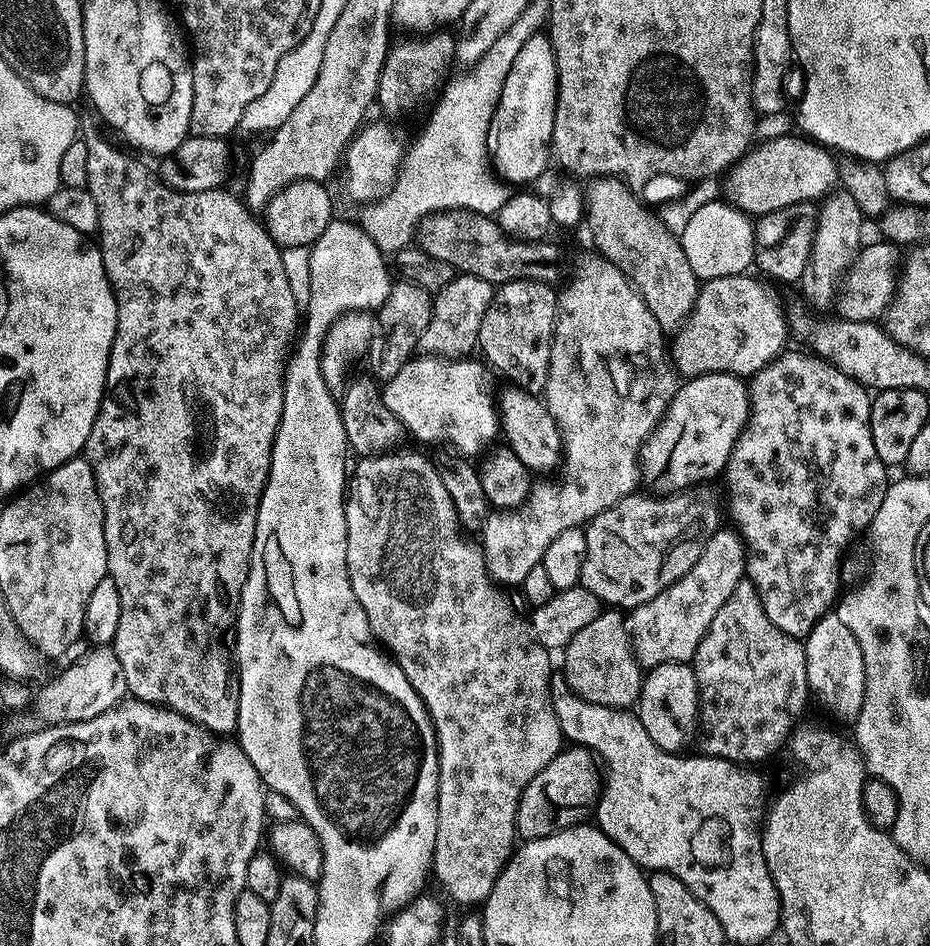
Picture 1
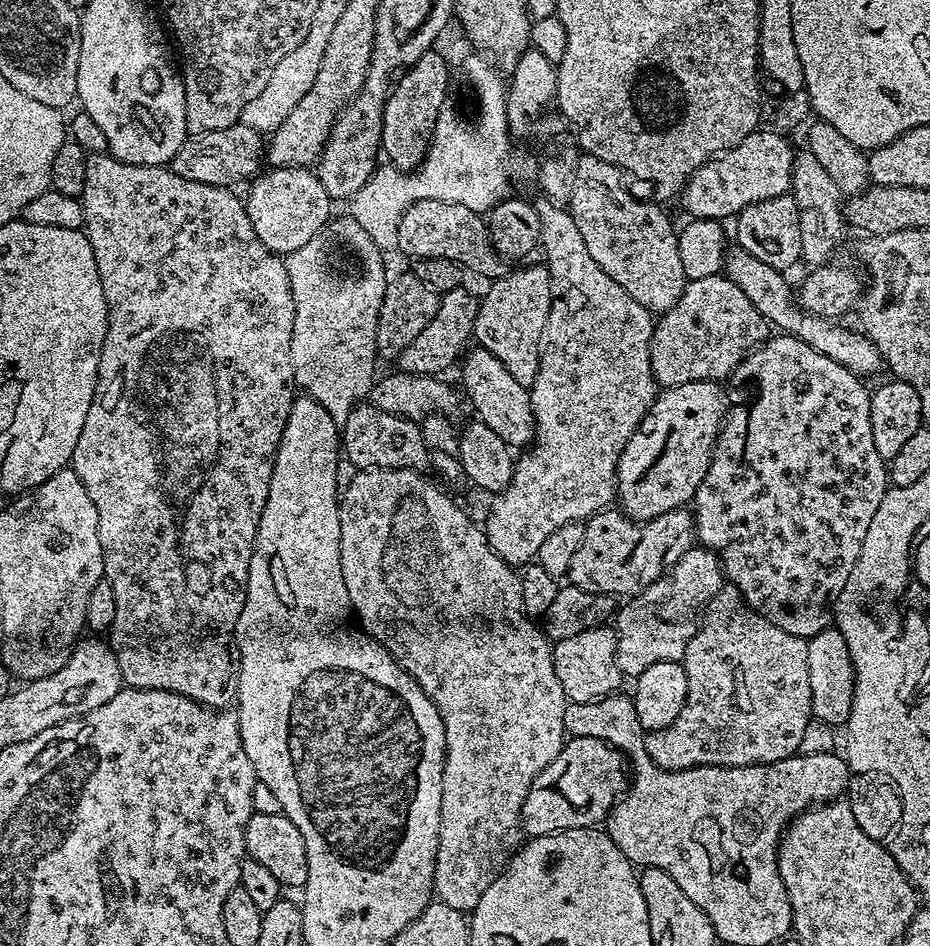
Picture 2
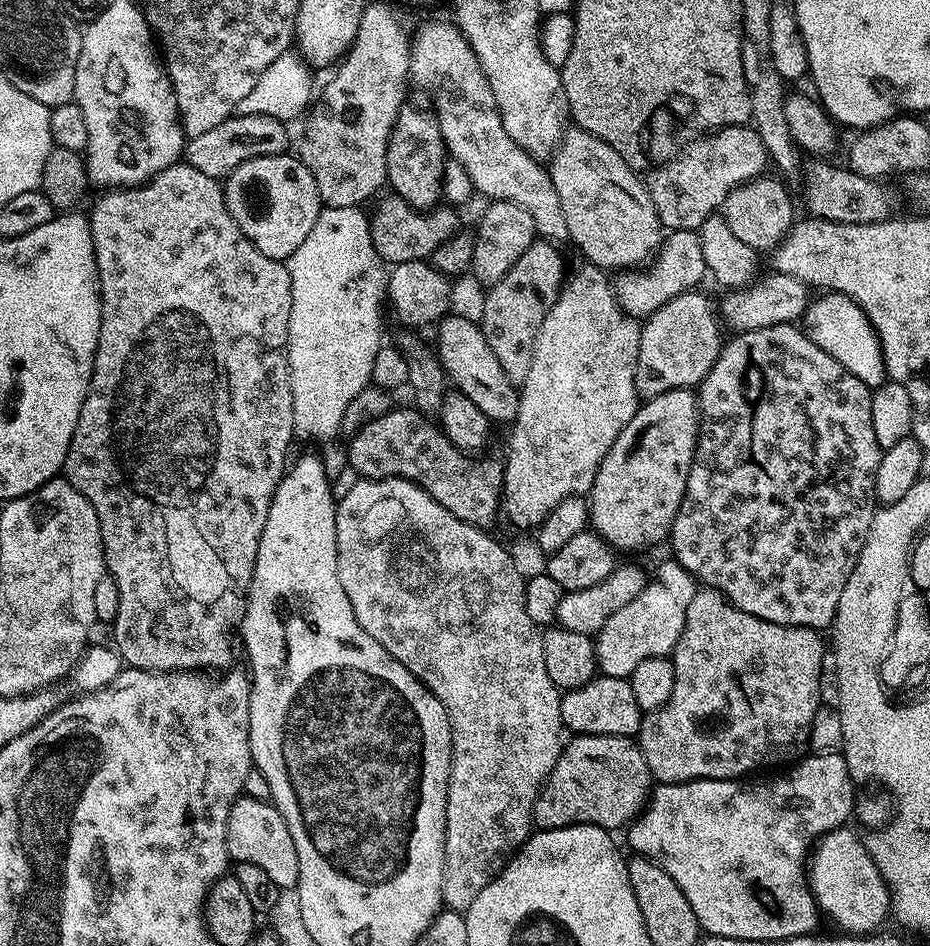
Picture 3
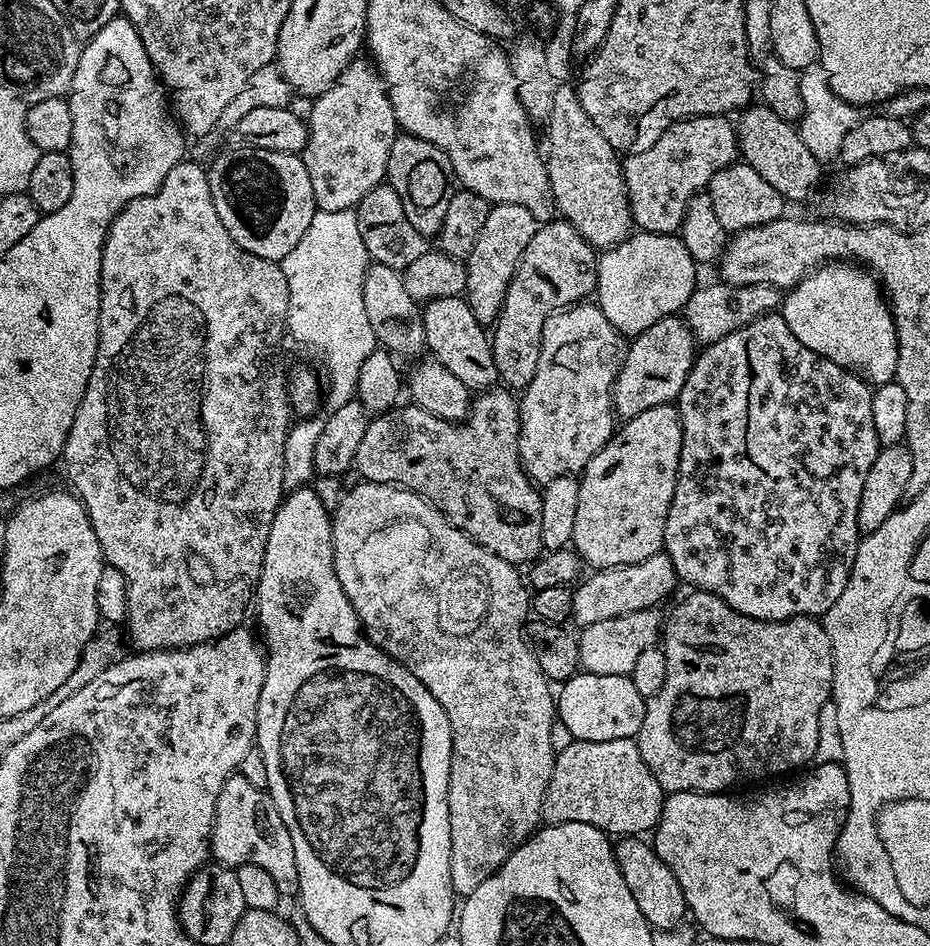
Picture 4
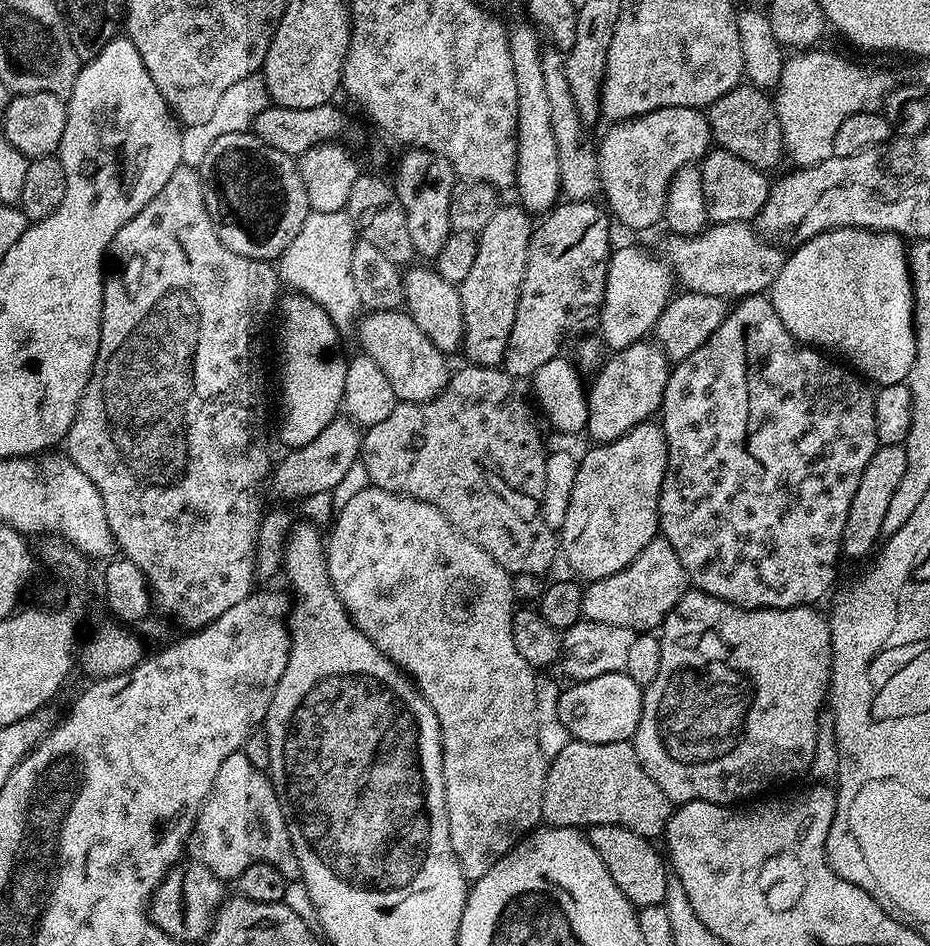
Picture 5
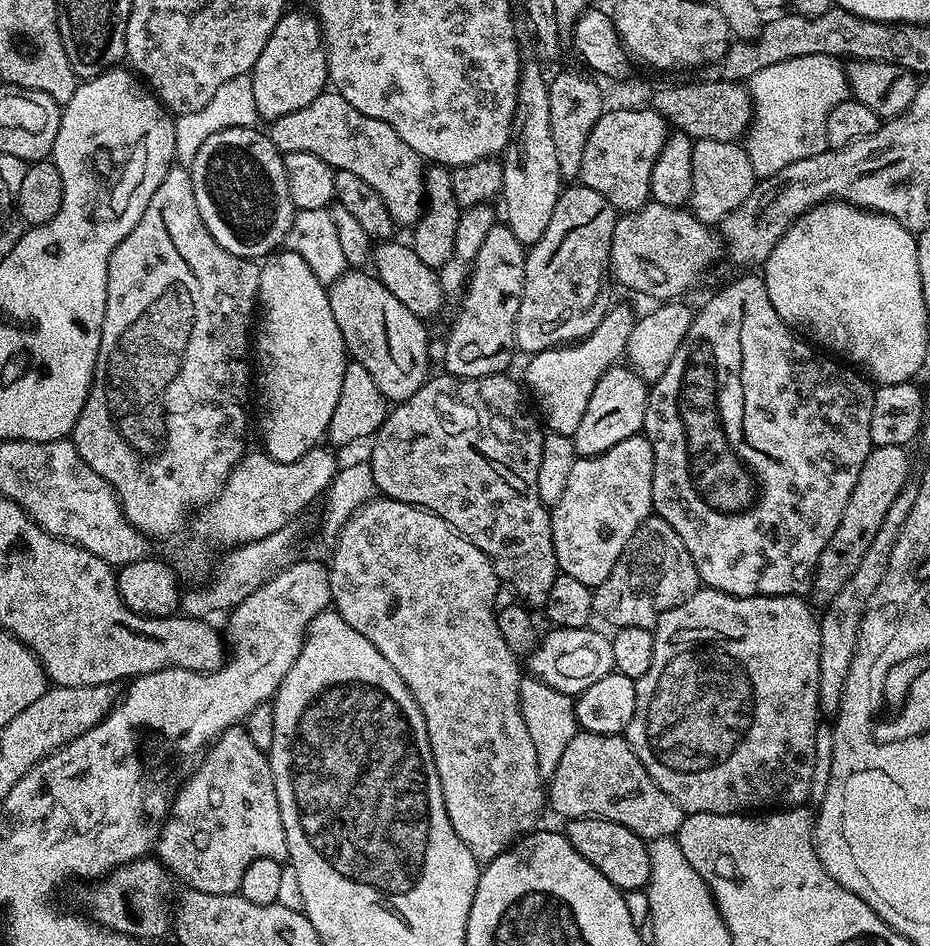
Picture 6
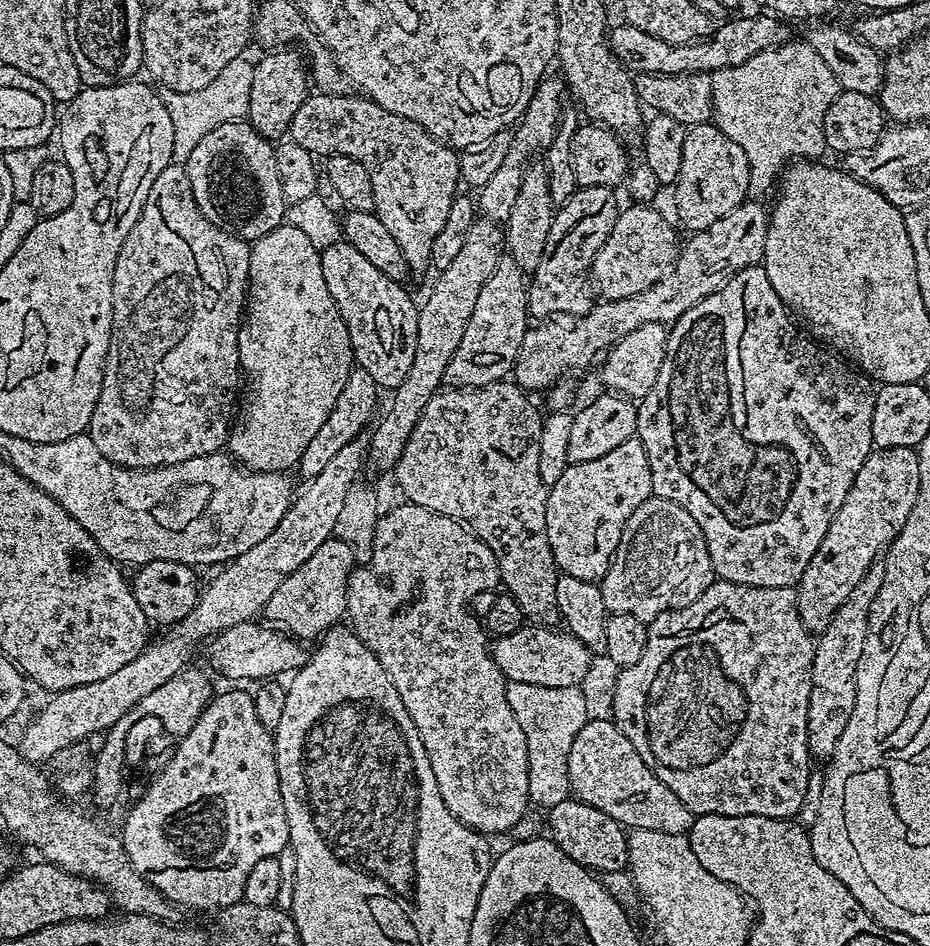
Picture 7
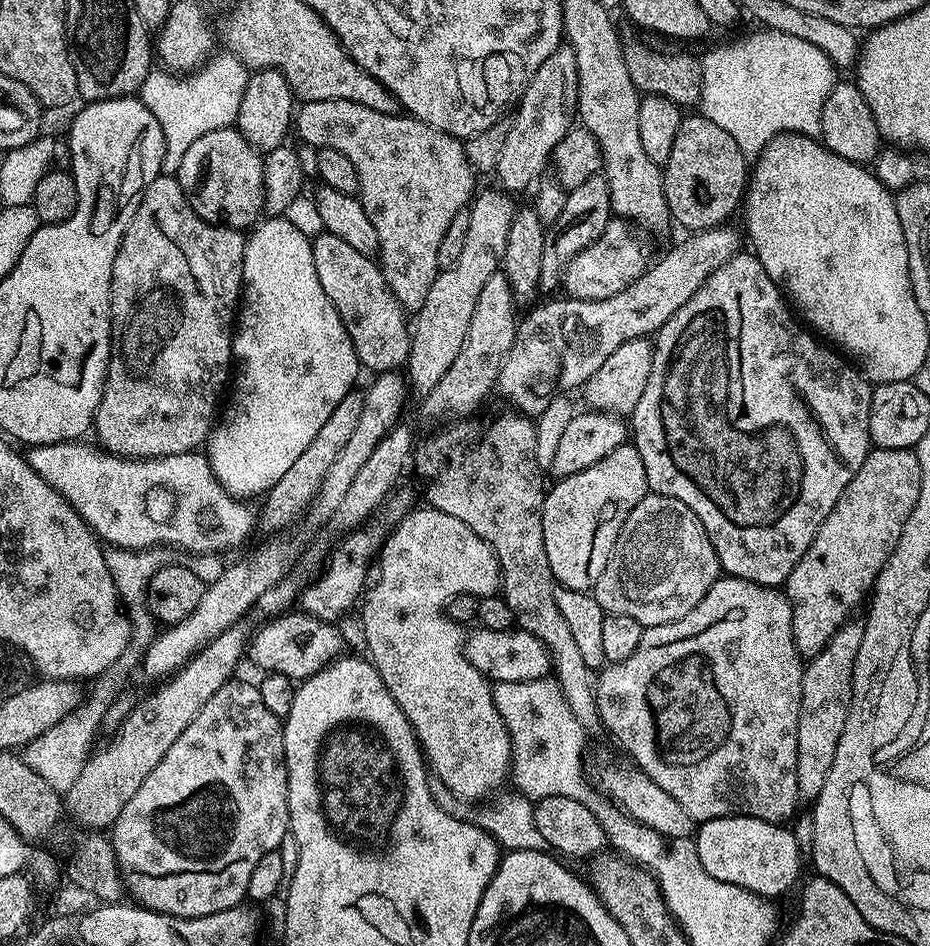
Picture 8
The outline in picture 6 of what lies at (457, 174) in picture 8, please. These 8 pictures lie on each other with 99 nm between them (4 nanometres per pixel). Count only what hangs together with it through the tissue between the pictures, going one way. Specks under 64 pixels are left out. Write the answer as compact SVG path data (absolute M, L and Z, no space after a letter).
M325 90L310 106L302 106L302 110L294 110L294 114L286 114L282 118L271 121L267 125L266 135L272 139L274 146L282 154L305 152L330 158L333 165L350 170L350 174L358 174L362 182L370 182L374 190L386 202L386 210L390 210L393 225L408 224L415 226L424 212L424 178L426 164L422 157L386 122L378 118L370 118L362 114L362 110L354 110L346 98L342 98L334 90Z

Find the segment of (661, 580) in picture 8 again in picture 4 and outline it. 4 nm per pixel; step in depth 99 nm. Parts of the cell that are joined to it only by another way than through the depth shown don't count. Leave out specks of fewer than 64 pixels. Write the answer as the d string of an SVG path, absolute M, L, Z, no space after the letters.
M663 550L643 562L617 568L601 568L588 575L575 585L572 594L571 623L581 629L594 626L594 622L606 622L606 618L618 618L647 608L659 609L660 603L678 585L674 562L670 562L667 552Z

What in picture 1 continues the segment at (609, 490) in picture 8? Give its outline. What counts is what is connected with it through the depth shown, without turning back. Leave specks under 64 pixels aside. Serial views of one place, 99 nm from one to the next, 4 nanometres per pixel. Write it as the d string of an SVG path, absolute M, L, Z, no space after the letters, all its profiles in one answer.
M711 372L685 379L680 385L666 414L648 437L642 449L642 468L656 479L657 489L679 490L703 485L711 476L725 471L728 459L734 450L743 430L748 425L752 410L750 388L739 376L728 372Z

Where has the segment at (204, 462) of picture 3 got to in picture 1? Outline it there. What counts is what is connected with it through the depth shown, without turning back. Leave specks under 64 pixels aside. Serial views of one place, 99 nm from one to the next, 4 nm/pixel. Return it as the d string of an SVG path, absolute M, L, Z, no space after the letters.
M95 115L79 117L78 136L86 142L87 189L94 202L98 202L100 214L98 247L118 306L118 326L108 363L108 387L104 389L100 413L83 450L88 465L94 470L98 494L104 507L107 576L114 578L114 586L118 586L118 602L122 606L122 614L118 614L116 638L110 647L116 653L118 662L122 662L126 686L135 699L185 716L205 733L235 733L240 718L240 701L234 695L234 664L230 659L229 645L228 648L224 645L224 635L227 632L229 635L236 623L242 586L248 577L252 547L256 544L258 506L272 465L276 427L282 418L286 357L298 332L298 303L286 280L280 245L272 241L272 235L252 218L253 213L237 197L236 201L223 190L215 188L205 192L175 192L165 187L153 173L152 176L148 173L146 165L139 164L134 157L115 148L100 133L100 128L101 121Z

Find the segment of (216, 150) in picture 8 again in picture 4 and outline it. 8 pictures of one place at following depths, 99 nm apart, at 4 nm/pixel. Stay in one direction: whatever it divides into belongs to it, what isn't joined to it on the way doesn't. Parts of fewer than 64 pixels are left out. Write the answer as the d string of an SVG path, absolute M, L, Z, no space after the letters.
M251 146L240 147L244 148L232 148L229 152L218 153L216 157L213 155L212 165L210 163L207 165L210 198L214 202L214 210L218 210L222 226L226 226L230 238L234 238L234 242L238 242L242 250L258 254L258 258L281 262L301 241L317 211L314 189L310 186L310 174L306 174L303 159L295 152L275 152Z

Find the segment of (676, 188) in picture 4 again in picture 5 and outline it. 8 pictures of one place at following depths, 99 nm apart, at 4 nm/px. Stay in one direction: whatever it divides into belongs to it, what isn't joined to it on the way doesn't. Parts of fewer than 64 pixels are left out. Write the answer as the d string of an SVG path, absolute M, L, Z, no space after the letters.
M670 106L660 108L657 112L647 112L641 116L635 116L632 120L613 123L609 128L612 129L601 138L600 144L598 140L596 148L600 192L602 197L604 196L603 203L606 205L607 211L615 219L617 216L626 227L633 228L636 232L642 231L643 228L652 228L656 223L659 225L664 218L664 207L674 174L678 174L678 170L682 170L682 166L703 161L713 147L714 141L707 115L699 108Z

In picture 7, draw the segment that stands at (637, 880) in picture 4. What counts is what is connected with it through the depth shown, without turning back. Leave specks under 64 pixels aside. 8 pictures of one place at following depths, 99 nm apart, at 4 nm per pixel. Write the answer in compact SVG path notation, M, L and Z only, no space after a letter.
M565 798L558 806L547 809L547 835L574 862L593 873L620 872L628 868L628 840L623 825L619 824L610 814L602 814L602 810L594 810L586 802L575 798Z

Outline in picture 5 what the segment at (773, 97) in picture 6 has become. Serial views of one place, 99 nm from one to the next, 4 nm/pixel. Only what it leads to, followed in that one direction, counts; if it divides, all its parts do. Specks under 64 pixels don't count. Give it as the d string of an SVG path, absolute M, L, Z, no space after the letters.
M804 50L792 54L785 59L782 78L774 89L776 113L784 135L784 151L789 161L793 160L796 168L818 166L818 162L826 162L834 150L834 134L838 134L838 126L859 112L880 112L889 92L894 87L892 76L888 72L875 72L872 68L863 68L836 52L820 52L821 50Z

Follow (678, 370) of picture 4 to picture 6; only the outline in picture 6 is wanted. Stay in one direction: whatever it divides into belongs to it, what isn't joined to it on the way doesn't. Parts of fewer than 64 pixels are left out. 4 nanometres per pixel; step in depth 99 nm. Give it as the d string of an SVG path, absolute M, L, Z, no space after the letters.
M608 368L606 374L602 374L598 386L594 386L594 394L590 394L586 414L582 414L582 423L571 436L577 457L597 456L610 450L610 446L618 446L618 442L626 442L626 438L637 435L644 426L649 391L649 385L631 368Z

